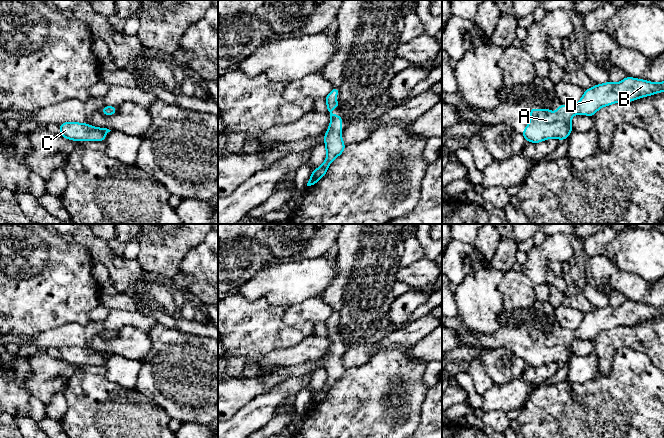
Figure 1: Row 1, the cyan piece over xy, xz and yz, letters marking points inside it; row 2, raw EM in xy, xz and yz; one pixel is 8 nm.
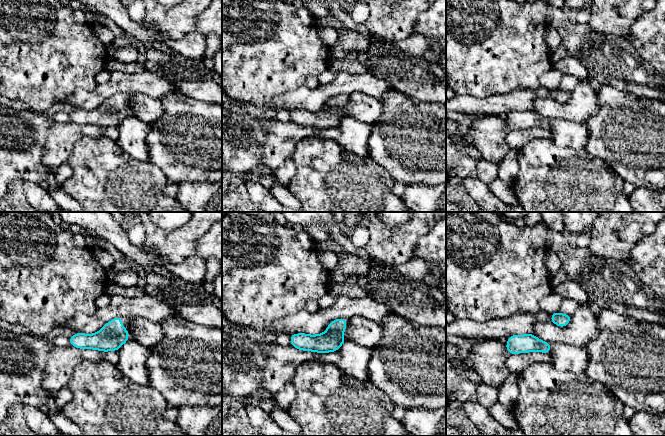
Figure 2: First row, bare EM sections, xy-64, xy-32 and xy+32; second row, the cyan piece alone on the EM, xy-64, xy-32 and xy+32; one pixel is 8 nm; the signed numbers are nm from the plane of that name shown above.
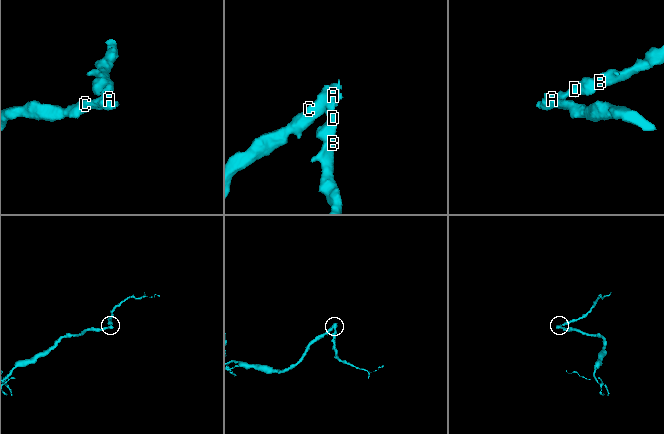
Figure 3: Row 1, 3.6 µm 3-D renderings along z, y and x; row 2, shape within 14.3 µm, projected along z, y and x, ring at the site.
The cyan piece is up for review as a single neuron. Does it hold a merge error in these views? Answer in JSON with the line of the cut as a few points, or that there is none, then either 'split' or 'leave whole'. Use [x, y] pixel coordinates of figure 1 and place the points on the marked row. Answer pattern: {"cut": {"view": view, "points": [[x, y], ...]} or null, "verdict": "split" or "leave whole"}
{"cut": null, "verdict": "leave whole"}

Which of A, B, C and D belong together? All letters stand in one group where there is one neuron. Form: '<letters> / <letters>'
A B C D

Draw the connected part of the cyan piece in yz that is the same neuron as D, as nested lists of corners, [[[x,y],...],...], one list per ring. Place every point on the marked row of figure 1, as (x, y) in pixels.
[[[626,77],[618,83],[610,81],[584,91],[582,98],[574,106],[561,104],[555,113],[549,108],[541,112],[530,109],[530,123],[522,135],[527,142],[539,143],[549,138],[566,140],[574,131],[571,119],[575,114],[592,117],[600,108],[617,103],[631,102],[641,97],[651,96],[664,91],[664,81],[654,83],[643,79]]]

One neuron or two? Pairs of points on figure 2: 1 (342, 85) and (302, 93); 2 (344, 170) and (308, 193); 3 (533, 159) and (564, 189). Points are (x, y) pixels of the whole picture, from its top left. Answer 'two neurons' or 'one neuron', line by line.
1: one neuron
2: one neuron
3: one neuron

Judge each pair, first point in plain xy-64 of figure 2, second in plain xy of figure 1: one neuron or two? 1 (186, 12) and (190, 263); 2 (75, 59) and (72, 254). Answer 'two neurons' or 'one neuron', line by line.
1: two neurons
2: one neuron

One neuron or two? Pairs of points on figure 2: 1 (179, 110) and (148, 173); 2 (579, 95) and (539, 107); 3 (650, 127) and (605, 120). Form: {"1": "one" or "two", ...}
{"1": "two", "2": "one", "3": "one"}

